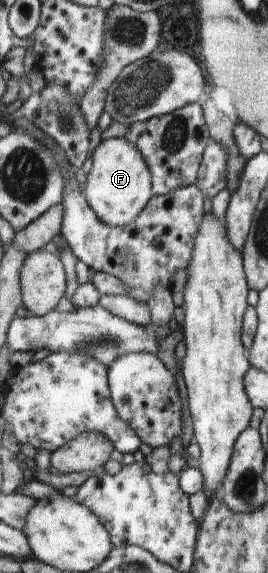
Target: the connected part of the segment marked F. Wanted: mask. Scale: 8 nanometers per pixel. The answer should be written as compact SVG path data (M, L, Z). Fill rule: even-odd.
M124 137L102 139L92 152L92 168L83 192L90 208L111 227L130 224L153 195L152 172L141 151Z

